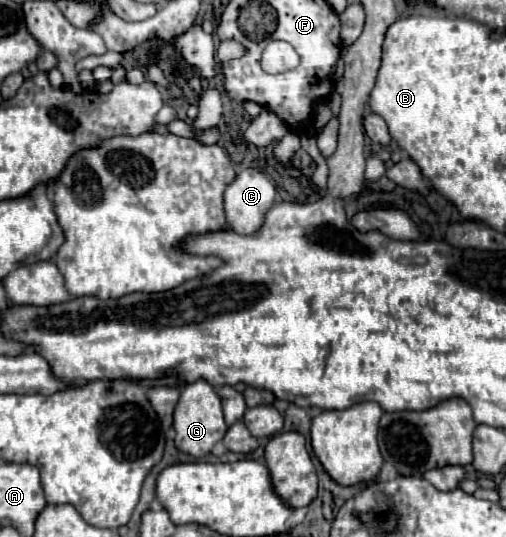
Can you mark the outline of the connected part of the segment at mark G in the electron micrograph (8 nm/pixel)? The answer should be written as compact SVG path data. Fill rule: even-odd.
M196 380L194 384L188 384L182 390L174 414L174 430L176 430L176 440L174 440L176 448L194 458L204 458L206 454L210 454L214 444L224 438L224 434L228 432L228 424L224 422L220 398L208 382Z

